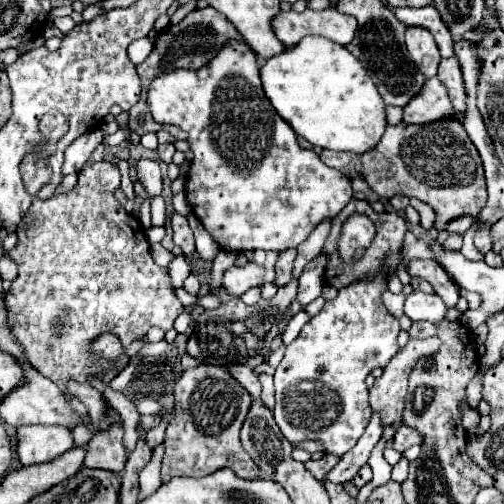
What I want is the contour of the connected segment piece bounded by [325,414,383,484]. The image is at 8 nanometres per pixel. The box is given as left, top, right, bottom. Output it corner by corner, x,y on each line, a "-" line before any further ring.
373,414
369,426
365,428
363,436
357,440
357,444
353,446
353,450
349,450
347,454
343,454
341,460
337,462
337,466
325,478
329,482
333,482
333,484
345,484
345,482
349,482
361,470
361,466
367,464
367,458
369,458
373,446
381,440
381,434
383,434
381,418
379,418
379,414

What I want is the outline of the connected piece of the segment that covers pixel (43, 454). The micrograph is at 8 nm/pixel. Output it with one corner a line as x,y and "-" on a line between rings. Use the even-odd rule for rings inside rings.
19,426
17,456
23,466
51,462
73,448
73,434
63,426

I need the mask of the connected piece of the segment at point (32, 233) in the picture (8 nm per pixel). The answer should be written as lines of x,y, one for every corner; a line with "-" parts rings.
93,162
87,164
79,172
79,182
73,192
53,196
49,200
35,200
29,212
23,216
17,236
19,244
7,254
19,266
19,276
13,280
11,290
5,296
9,326
19,344
25,346
29,362
35,370
41,370
49,380
53,380
71,402
71,408
81,416
87,414
87,408
69,394
67,382
87,382
89,374
101,378
101,370
117,368
123,370
129,364
129,358
121,354
113,362
95,358
101,368
91,368
91,342
111,332
119,338
121,346
127,348
133,340
143,338
149,328
157,326
161,330
171,330
175,318
183,312
183,304
175,296
175,288
171,286
171,278
167,278
167,270
157,266
149,252
149,242
145,238
145,230
141,222
127,214
113,196
113,190
119,188
121,174
111,162

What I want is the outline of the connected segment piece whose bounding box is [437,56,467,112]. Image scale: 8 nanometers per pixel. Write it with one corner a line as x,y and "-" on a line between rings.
453,56
453,58
447,58
447,60
441,60
439,64
439,80
447,86
449,90
449,98
453,102
453,106
463,112
467,110
467,104
465,104
465,90
463,90
463,74
459,72
459,60

